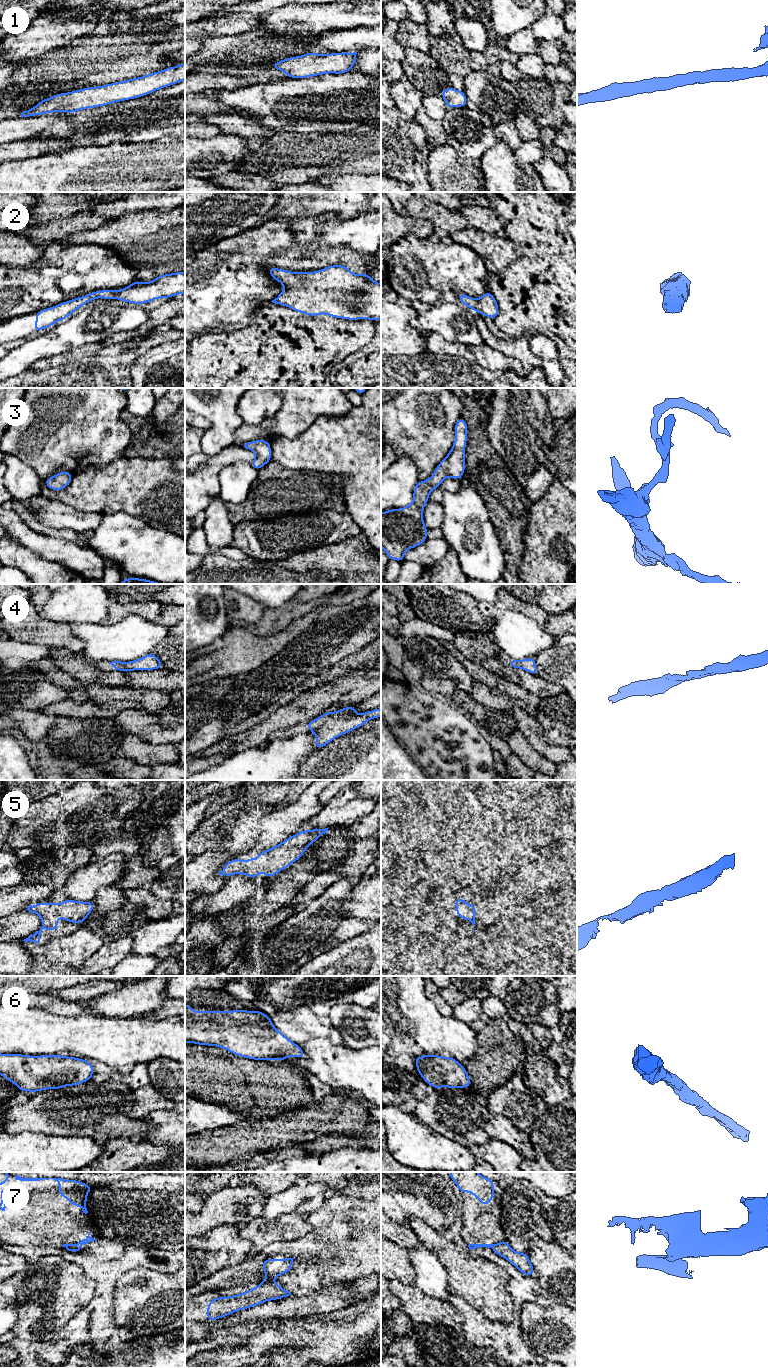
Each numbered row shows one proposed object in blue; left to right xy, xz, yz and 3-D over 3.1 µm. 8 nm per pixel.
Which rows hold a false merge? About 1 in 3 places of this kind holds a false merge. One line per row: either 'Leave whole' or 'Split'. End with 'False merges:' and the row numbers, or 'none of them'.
1: Leave whole
2: Leave whole
3: Leave whole
4: Leave whole
5: Leave whole
6: Leave whole
7: Split
False merges: 7

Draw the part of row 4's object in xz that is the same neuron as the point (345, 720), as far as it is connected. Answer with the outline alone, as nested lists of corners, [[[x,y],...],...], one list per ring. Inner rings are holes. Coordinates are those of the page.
[[[357,705],[358,706],[358,705]],[[349,706],[325,714],[307,722],[306,727],[317,736],[315,749],[319,750],[340,735],[363,726],[369,720],[381,717],[381,707],[362,714],[356,714],[357,706]]]

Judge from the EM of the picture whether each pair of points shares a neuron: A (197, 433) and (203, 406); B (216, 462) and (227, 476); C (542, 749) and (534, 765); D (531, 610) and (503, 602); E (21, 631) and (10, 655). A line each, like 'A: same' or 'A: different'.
A: different
B: different
C: different
D: same
E: different

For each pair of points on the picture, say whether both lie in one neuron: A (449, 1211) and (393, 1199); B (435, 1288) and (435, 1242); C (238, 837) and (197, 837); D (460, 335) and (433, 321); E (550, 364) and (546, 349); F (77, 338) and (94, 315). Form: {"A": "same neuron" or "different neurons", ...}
{"A": "same neuron", "B": "different neurons", "C": "same neuron", "D": "same neuron", "E": "same neuron", "F": "same neuron"}

